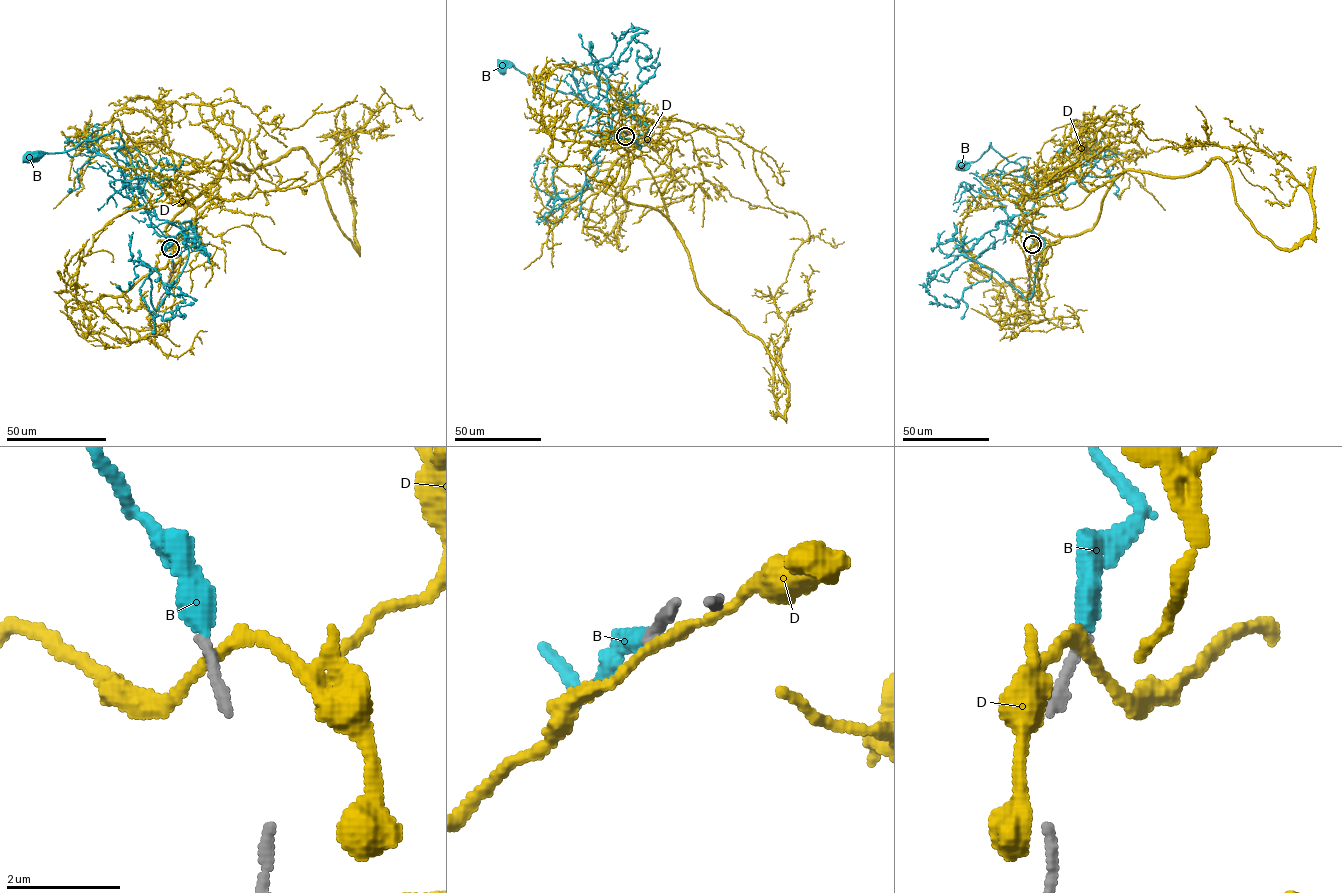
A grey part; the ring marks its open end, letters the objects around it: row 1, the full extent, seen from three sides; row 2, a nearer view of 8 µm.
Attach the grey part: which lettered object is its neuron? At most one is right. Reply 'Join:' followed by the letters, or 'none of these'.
Join: B

